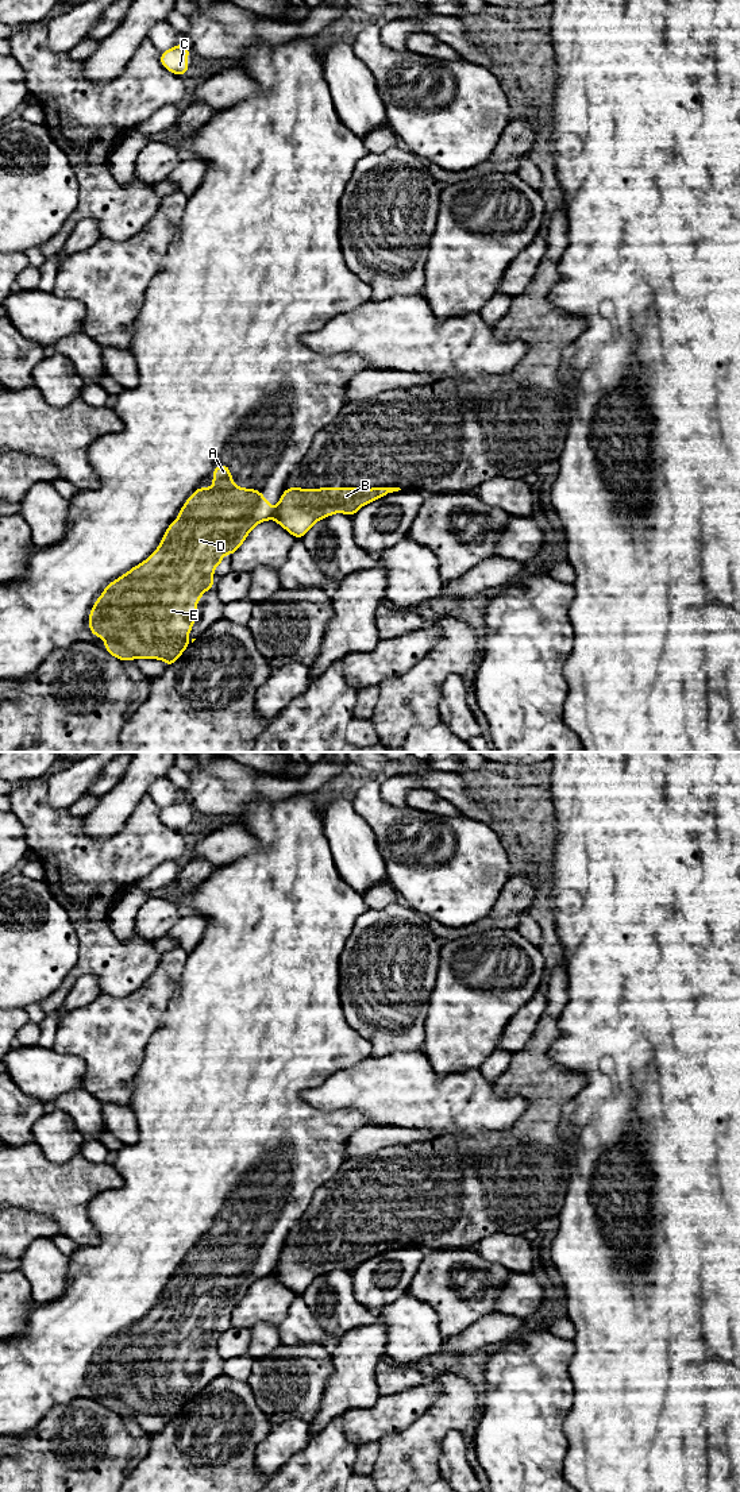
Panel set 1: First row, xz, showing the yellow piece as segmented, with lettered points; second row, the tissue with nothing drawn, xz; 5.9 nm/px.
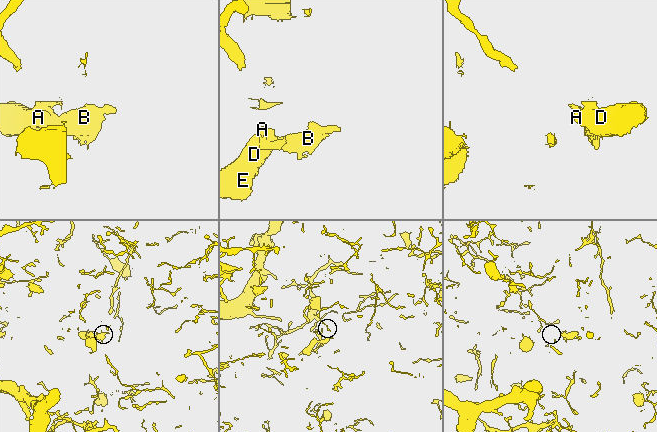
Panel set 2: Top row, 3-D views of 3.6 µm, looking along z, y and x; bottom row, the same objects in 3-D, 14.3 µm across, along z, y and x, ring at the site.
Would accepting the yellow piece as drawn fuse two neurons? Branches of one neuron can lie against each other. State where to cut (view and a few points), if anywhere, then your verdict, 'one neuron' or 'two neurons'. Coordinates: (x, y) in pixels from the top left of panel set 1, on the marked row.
cut xz (277, 508), (272, 517); two neurons

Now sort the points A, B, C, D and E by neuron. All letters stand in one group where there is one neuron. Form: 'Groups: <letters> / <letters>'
Groups: A C D E / B

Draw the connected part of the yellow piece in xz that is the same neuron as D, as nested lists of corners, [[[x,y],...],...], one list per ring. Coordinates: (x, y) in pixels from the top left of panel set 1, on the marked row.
[[[227,464],[213,470],[213,487],[199,487],[182,506],[178,520],[171,523],[163,535],[157,551],[147,560],[108,583],[105,591],[95,601],[95,609],[89,612],[89,631],[96,637],[105,640],[105,651],[117,659],[163,659],[166,667],[174,663],[196,639],[189,643],[186,635],[197,620],[194,609],[204,590],[213,587],[213,567],[221,566],[224,554],[232,555],[247,537],[247,533],[262,521],[274,517],[275,509],[265,500],[263,494],[253,489],[242,489],[234,485]]]

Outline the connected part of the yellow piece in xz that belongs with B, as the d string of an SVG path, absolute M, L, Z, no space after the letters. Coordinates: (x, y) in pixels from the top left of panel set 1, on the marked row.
M324 487L324 489L285 489L274 520L296 539L301 539L317 521L334 513L354 516L362 505L369 504L400 487Z

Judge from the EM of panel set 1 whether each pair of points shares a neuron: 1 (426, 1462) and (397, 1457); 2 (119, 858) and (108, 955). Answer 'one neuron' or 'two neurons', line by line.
1: one neuron
2: one neuron

